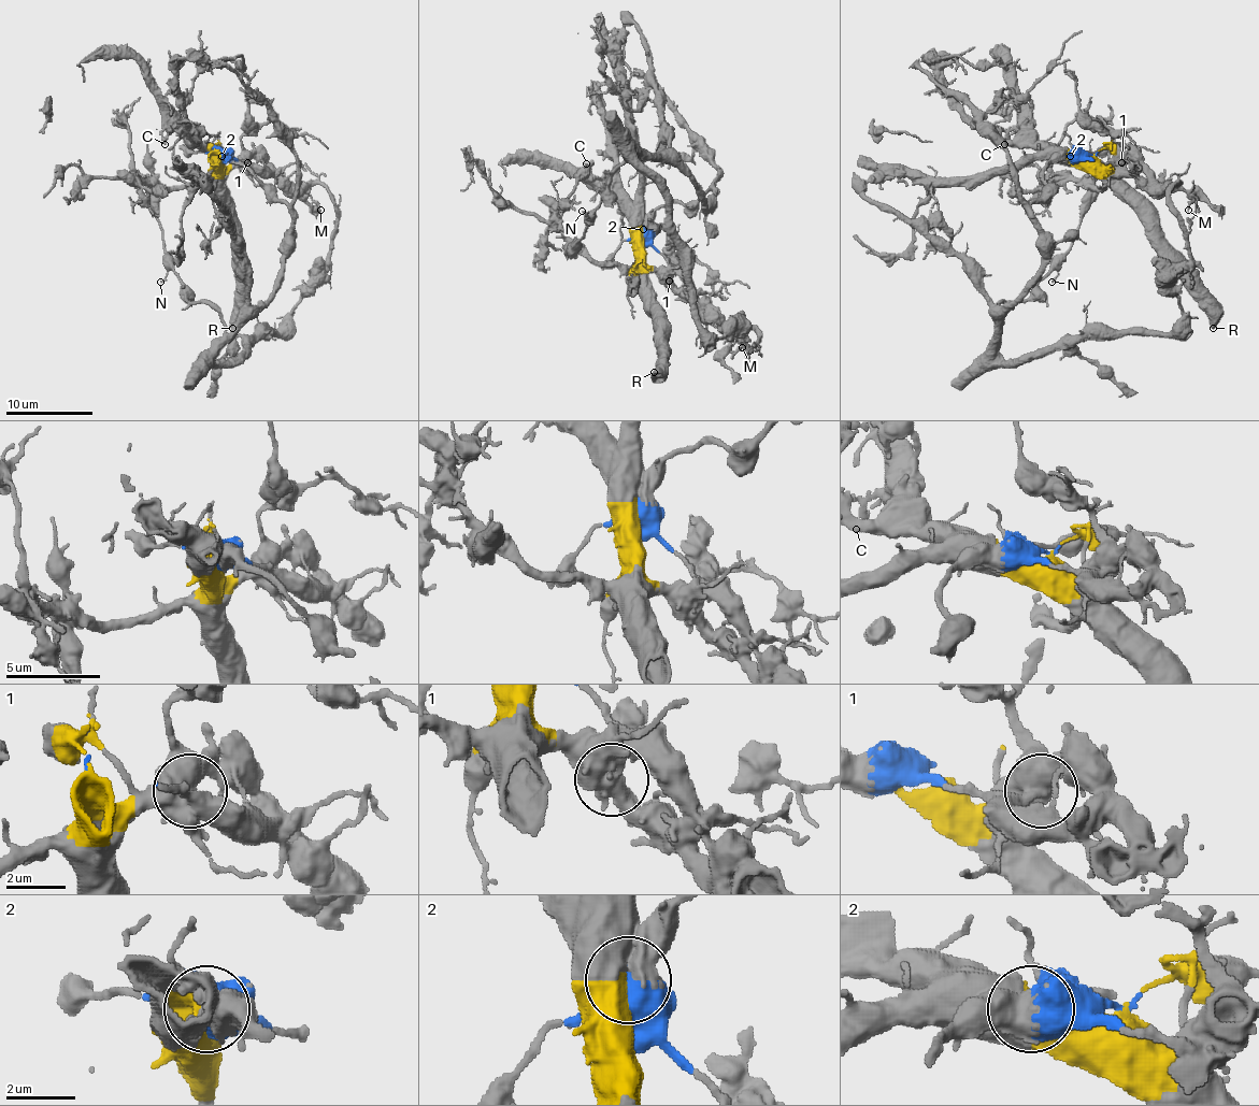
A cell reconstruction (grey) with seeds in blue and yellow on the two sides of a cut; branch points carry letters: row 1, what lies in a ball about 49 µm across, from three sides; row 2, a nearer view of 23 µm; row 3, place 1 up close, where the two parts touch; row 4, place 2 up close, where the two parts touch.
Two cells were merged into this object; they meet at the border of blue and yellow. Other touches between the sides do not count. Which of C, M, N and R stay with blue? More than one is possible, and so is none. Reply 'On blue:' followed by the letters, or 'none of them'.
On blue: N

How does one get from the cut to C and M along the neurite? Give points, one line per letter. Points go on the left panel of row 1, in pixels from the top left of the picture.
C: (217, 156), (209, 154), (177, 129), (169, 129), (165, 145)
M: (217, 156), (224, 167), (241, 167), (252, 158), (262, 158), (291, 184), (300, 184), (319, 211)

